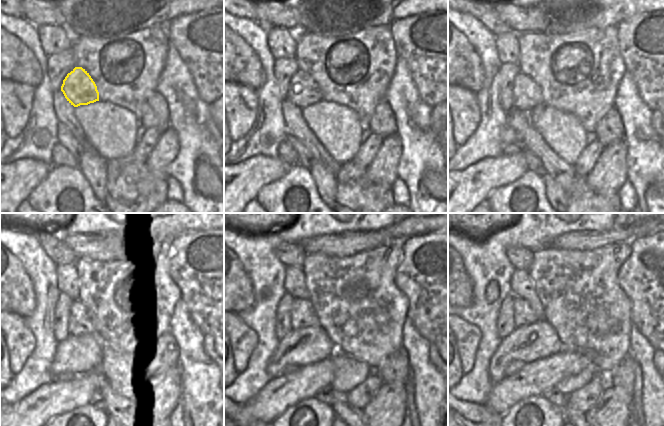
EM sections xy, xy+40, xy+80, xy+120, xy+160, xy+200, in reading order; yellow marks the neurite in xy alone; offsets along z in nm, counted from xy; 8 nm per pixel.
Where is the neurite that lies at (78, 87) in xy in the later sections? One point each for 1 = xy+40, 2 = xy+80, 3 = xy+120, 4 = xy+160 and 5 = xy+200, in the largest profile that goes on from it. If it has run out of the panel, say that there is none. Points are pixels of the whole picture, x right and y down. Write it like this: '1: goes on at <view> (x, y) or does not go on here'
1: goes on at xy+40 (303, 91)
2: goes on at xy+80 (527, 95)
3: goes on at xy+120 (82, 322)
4: goes on at xy+160 (305, 316)
5: goes on at xy+200 (526, 317)

